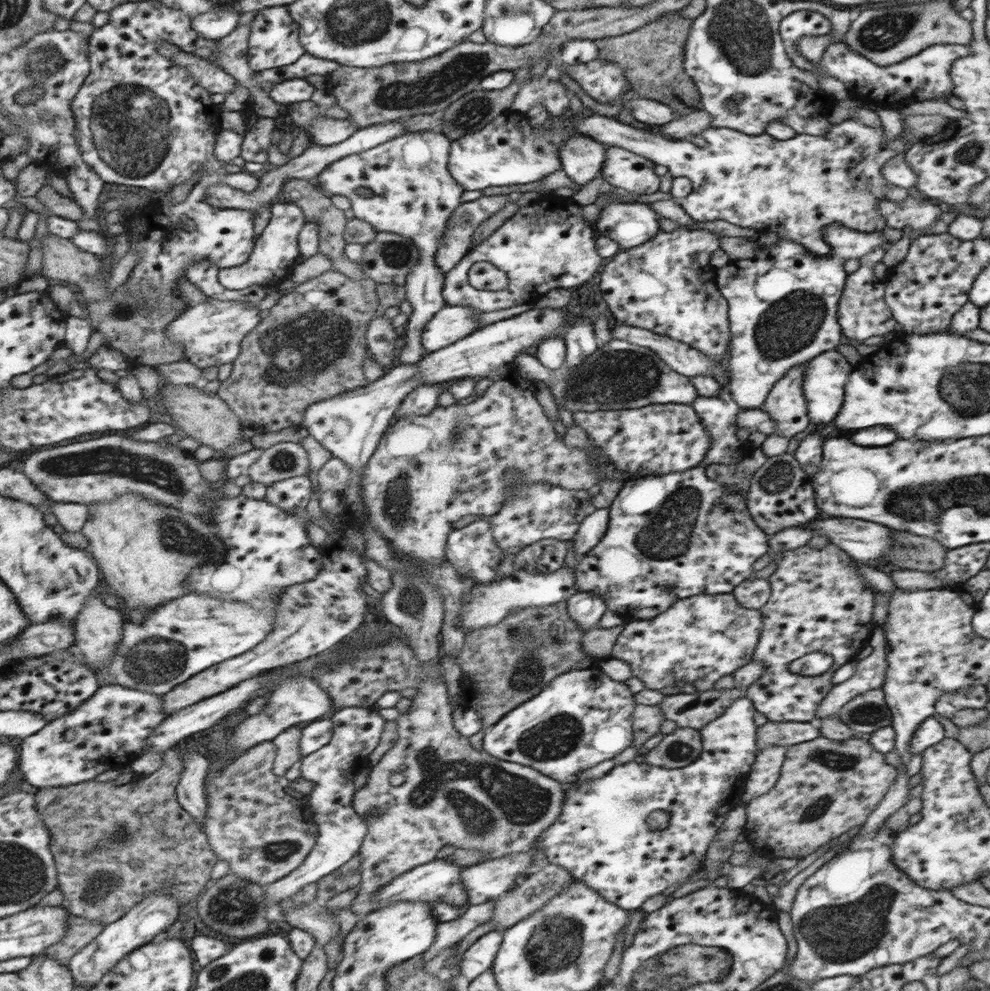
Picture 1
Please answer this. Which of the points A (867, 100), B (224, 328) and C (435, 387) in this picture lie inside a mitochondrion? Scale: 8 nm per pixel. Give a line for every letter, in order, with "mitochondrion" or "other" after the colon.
A: other
B: other
C: other

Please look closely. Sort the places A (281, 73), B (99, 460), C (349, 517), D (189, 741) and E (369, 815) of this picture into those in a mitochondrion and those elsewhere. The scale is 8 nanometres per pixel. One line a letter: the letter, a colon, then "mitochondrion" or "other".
A: other
B: mitochondrion
C: other
D: other
E: other

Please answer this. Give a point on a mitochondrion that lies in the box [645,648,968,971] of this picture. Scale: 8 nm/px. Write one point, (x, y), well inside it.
(835, 934)

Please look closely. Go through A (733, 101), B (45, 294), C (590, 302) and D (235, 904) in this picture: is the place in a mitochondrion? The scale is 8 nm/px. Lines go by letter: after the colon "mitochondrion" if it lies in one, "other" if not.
A: other
B: other
C: other
D: mitochondrion

